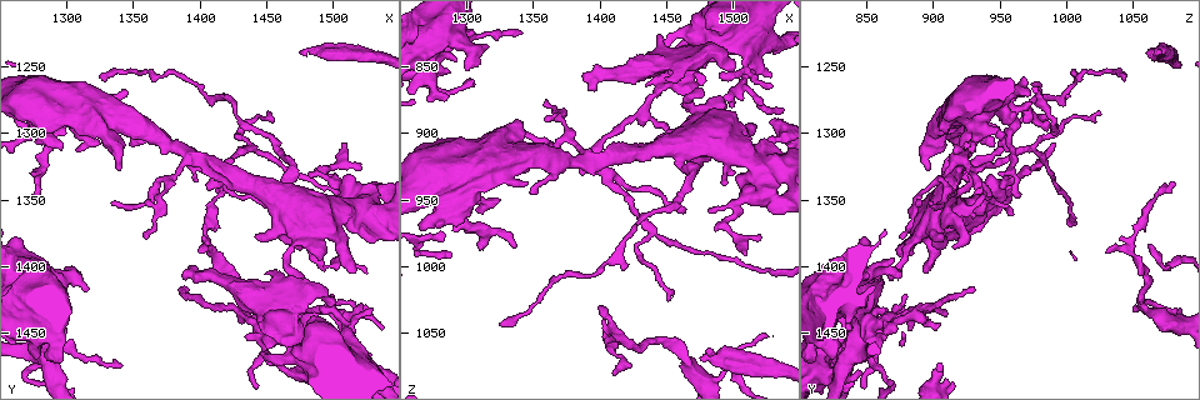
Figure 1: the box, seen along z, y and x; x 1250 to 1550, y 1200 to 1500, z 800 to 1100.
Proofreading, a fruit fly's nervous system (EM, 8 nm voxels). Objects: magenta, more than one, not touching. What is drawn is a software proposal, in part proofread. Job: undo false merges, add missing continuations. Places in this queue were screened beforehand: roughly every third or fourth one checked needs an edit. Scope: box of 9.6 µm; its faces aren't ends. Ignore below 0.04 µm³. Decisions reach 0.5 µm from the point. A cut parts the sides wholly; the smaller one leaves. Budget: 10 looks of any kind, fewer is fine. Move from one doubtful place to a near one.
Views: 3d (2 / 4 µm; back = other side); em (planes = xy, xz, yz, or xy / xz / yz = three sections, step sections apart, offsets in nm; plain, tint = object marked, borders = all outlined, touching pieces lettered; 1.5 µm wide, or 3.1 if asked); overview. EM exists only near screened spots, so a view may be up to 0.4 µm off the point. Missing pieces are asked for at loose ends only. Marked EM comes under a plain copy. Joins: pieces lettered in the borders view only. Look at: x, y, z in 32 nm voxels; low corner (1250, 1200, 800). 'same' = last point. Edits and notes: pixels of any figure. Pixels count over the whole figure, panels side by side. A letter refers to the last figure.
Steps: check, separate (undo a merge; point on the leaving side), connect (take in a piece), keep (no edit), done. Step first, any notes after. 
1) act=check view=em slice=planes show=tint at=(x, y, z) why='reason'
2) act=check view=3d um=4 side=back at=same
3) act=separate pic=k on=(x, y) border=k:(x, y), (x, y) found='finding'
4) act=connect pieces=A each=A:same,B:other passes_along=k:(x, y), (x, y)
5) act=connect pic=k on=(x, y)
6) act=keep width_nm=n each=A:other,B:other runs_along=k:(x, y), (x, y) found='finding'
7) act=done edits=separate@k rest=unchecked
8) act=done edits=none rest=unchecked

act=check view=em slice=yz step=8 show=borders at=(1408, 1338, 1076) why='thin end'

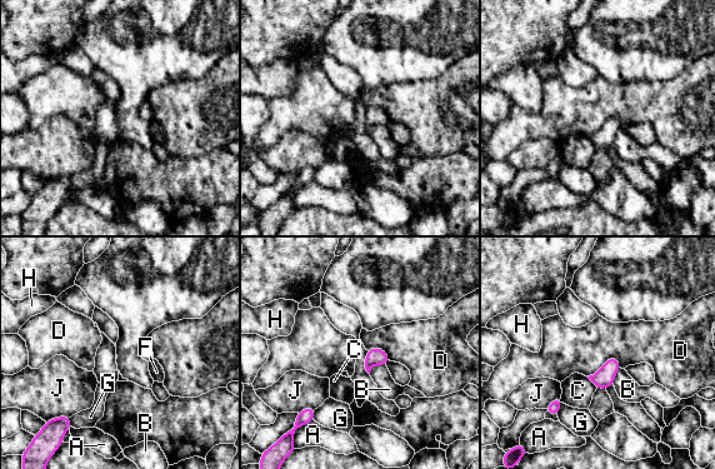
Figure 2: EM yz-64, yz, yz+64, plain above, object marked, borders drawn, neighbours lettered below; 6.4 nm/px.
act=keep each=A:other,B:other,C:other,D:other,F:other,G:other,H:other,J:other found='no lettered piece goes on from it'

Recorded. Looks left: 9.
act=check view=3d um=2 at=(1336, 1288, 984) why='an open end'

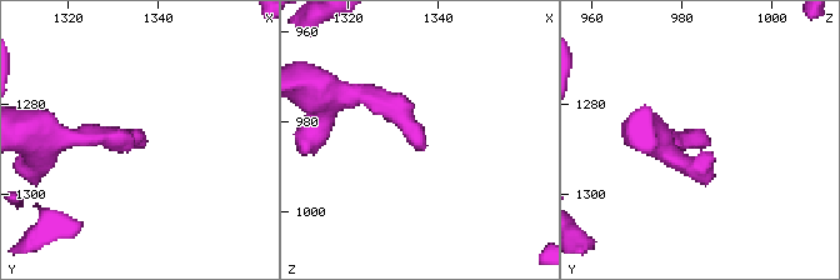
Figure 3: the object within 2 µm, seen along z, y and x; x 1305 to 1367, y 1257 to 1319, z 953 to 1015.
act=check view=em slice=planes show=tint at=(1338, 1288, 985)

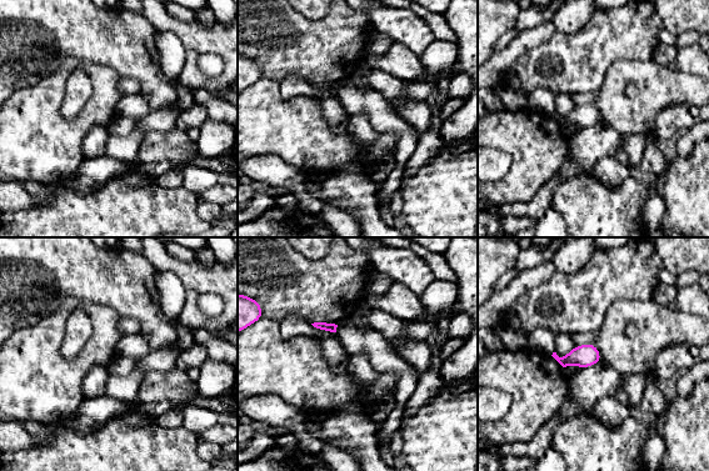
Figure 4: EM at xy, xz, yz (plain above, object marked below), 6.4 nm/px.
act=check view=em slice=planes show=borders at=same why='what lies round it'

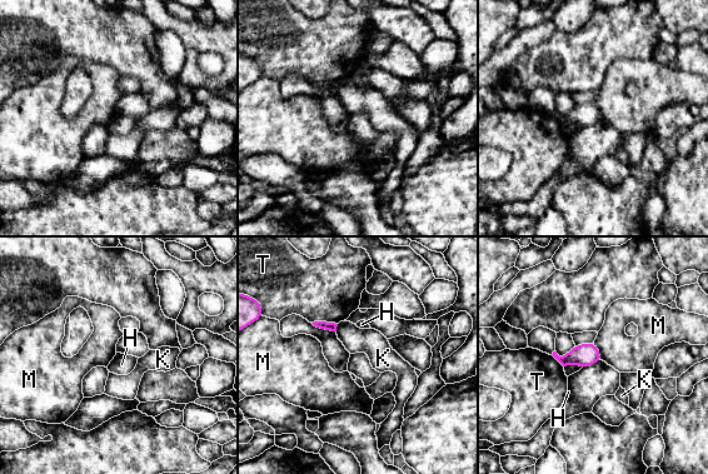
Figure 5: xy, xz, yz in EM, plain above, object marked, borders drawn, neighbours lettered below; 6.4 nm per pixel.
act=keep width_nm=140 each=H:other,K:other,M:other,T:other border=5:(564, 365), (578, 364), (582, 367) found='none of them fits'

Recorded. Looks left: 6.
act=check view=3d um=2 side=back at=(1334, 1352, 898) why='an open end'

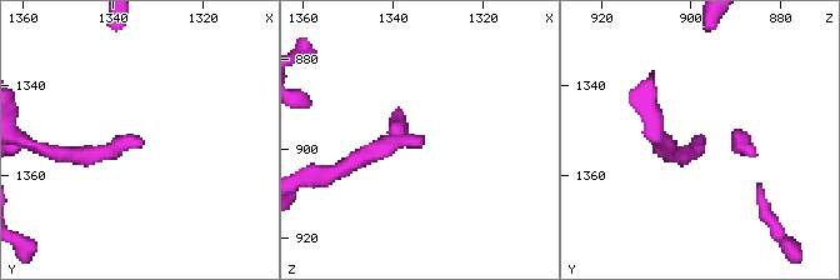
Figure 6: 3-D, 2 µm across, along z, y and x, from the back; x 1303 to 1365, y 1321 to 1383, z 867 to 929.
act=check view=em slice=planes show=borders at=(1334, 1352, 899) why='shape alone is not enough'

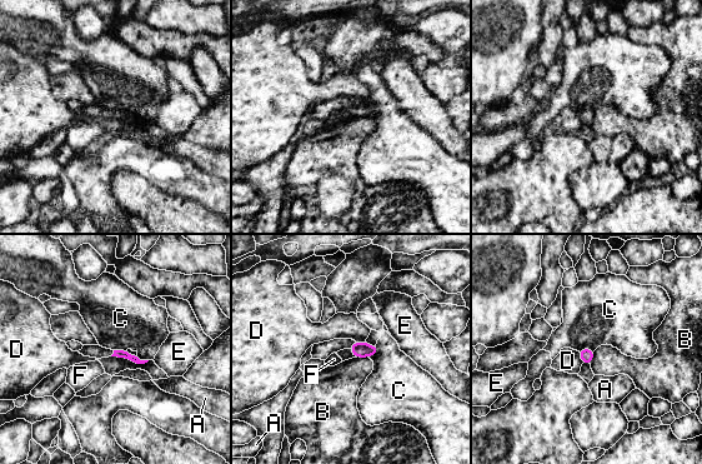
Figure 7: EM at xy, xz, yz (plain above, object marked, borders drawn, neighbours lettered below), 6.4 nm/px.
act=keep longest_contact=D:260nm each=A:other,B:other,C:other,D:other,E:other,F:other found='no lettered piece goes on from it'

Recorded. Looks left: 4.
act=check view=em slice=xy step=4 show=borders at=(1492, 1394, 878) why='thick end'

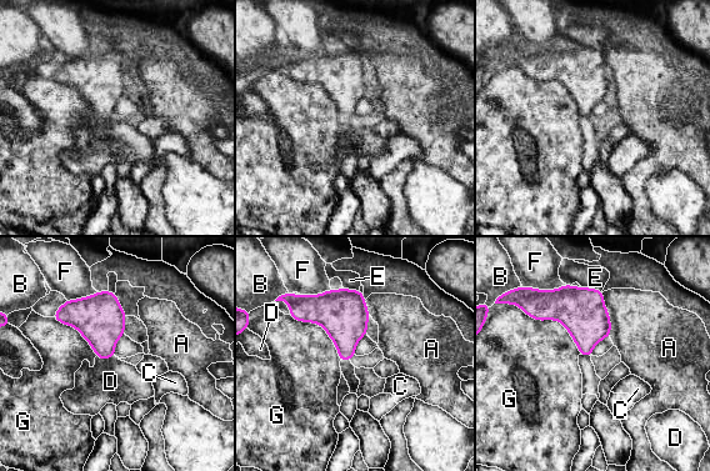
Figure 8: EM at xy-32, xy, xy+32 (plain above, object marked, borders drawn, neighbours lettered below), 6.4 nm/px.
act=keep each=A:other,B:other,C:other,D:other,E:other,F:other,G:other border=8:(96, 355), (100, 359), (114, 356) found='none of them fits'

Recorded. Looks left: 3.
act=done edits=none rest=unchecked

